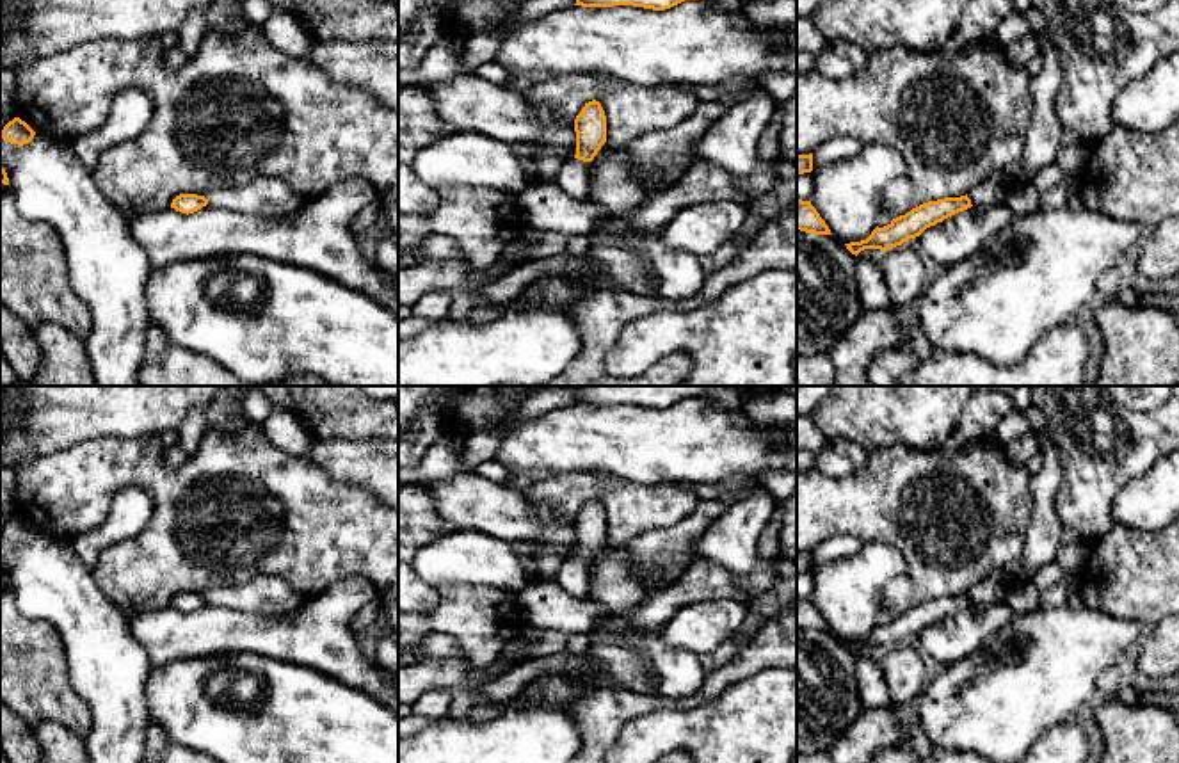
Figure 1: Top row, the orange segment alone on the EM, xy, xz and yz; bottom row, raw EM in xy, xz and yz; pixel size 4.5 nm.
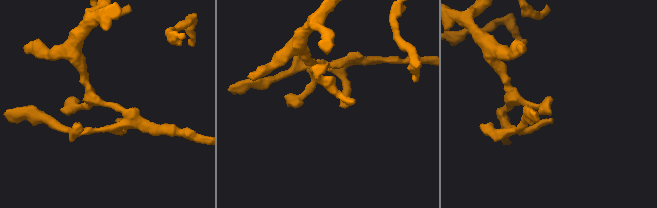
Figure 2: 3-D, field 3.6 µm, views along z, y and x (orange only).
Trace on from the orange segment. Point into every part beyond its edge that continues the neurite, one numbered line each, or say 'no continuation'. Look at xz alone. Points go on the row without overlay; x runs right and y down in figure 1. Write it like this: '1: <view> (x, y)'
1: xz (573, 577)

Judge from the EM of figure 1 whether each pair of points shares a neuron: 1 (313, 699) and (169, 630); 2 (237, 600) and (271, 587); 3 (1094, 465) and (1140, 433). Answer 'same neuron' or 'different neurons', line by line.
1: different neurons
2: same neuron
3: same neuron

